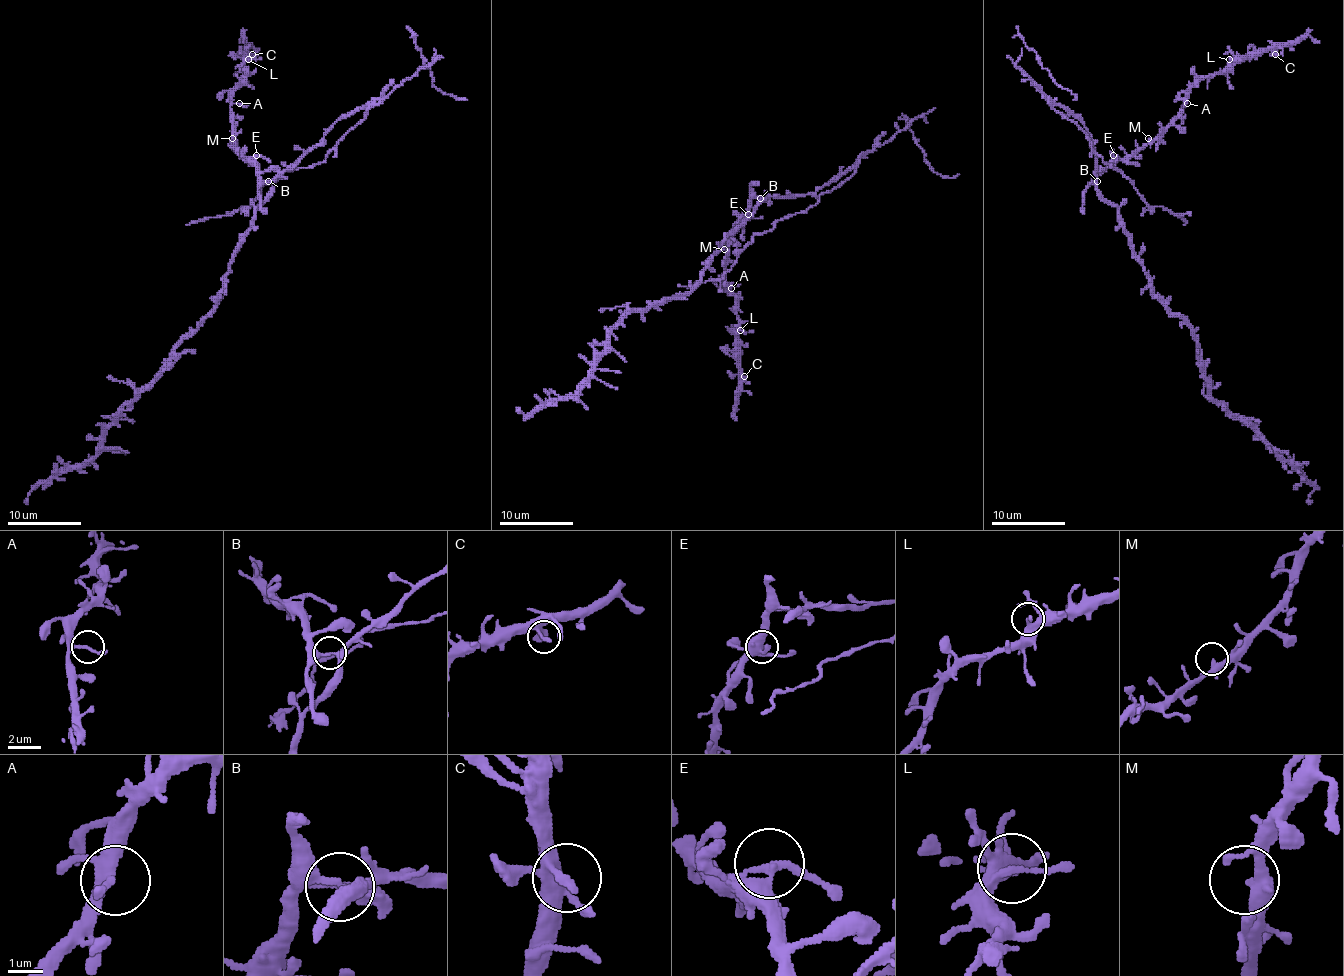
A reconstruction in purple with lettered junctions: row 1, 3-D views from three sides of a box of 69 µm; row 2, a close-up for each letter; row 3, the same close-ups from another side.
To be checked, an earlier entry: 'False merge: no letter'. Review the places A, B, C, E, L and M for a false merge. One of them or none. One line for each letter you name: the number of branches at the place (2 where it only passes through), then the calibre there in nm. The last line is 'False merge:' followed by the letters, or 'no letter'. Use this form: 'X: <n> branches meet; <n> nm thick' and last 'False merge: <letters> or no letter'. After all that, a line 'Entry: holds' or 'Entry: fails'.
B: 3 branches meet; 200 nm thick
False merge: B
Entry: fails

